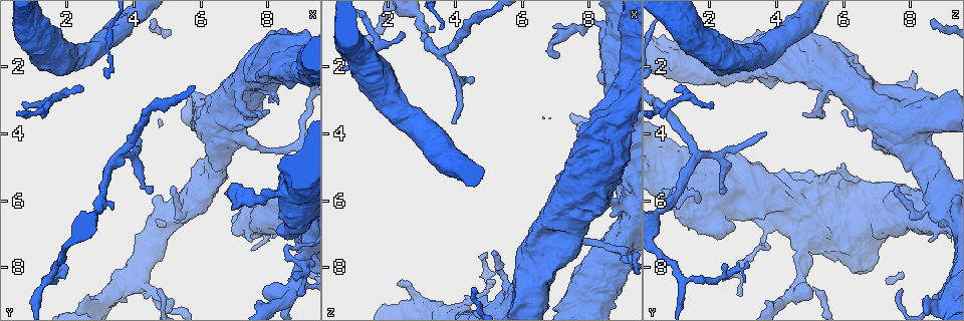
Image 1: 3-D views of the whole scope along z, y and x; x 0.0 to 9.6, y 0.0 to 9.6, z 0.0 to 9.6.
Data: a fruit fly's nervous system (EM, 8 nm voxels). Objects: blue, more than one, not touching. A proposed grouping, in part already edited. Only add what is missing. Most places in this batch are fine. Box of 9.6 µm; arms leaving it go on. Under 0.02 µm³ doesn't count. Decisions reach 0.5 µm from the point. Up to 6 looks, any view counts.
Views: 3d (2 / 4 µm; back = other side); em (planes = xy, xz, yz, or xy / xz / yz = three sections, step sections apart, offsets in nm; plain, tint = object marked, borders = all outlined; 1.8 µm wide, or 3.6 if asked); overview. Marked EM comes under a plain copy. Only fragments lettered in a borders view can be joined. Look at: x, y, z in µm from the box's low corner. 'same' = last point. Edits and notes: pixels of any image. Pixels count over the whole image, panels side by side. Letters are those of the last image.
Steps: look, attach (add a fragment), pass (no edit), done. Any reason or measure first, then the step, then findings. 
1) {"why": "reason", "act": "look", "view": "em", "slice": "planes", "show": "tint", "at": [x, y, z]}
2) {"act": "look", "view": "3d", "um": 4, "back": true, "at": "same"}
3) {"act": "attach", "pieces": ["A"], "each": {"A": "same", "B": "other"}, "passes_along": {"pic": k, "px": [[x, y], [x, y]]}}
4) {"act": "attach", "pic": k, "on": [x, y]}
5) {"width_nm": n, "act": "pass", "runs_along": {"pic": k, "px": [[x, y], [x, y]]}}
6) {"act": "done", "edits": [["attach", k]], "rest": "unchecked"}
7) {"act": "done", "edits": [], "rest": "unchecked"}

{"why": "tapers out", "act": "look", "view": "em", "slice": "planes", "show": "tint", "at": [3.95, 3.95, 3.75]}

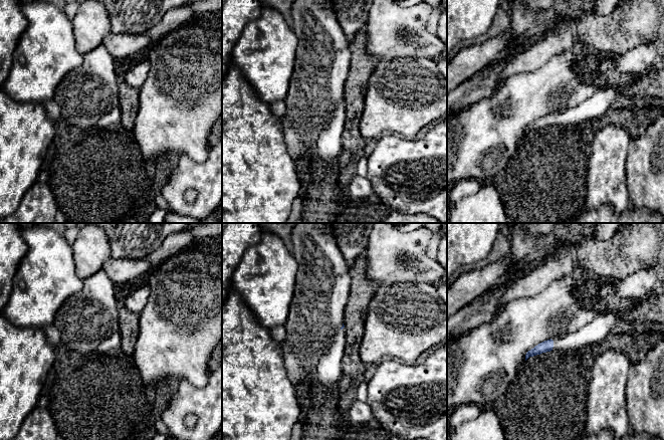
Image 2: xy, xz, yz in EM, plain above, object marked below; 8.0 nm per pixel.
{"act": "look", "view": "em", "slice": "planes", "show": "borders", "at": "same"}

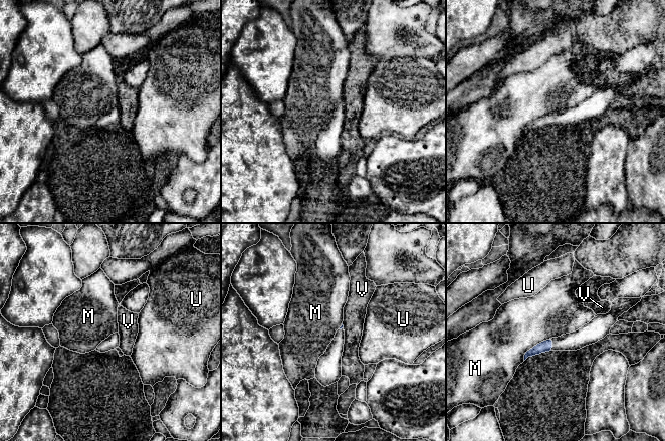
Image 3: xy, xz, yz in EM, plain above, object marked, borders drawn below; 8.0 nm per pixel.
{"longest_contact_nm": ["M", 280], "act": "pass", "each": {"M": "other", "U": "other", "V": "other"}, "found": "none of them fits"}

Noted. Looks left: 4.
{"why": "thin end", "act": "look", "view": "em", "slice": "xy", "step": 8, "show": "borders", "at": [2.50, 2.75, 0.95]}

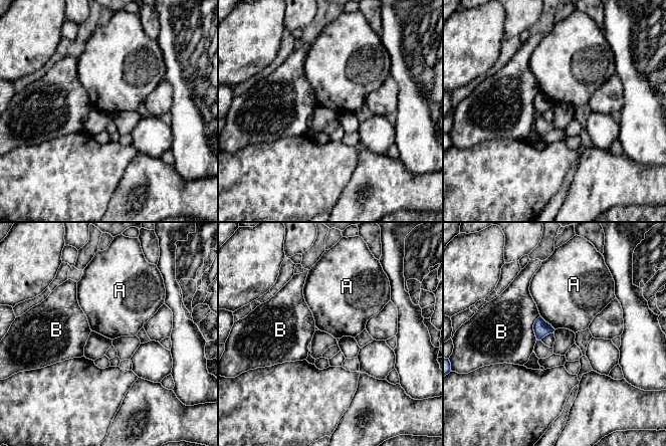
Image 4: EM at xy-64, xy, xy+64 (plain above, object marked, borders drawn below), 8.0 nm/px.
{"act": "look", "view": "em", "slice": "planes", "show": "borders", "at": "same"}

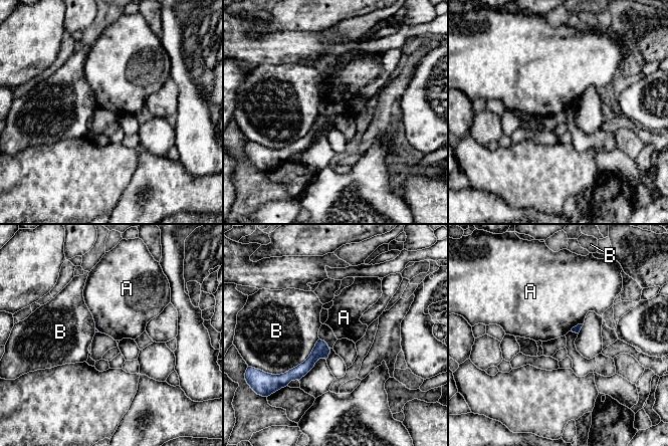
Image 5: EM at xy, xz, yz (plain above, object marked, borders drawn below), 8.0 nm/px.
{"act": "pass", "each": {"A": "other", "B": "other"}, "border": {"pic": 5, "px": [[583, 323], [578, 323], [571, 329]]}, "found": "no lettered fragment goes on from it"}

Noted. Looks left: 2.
{"why": "branch stops here", "act": "look", "view": "em", "slice": "planes", "show": "borders", "at": [1.85, 7.85, 3.05]}

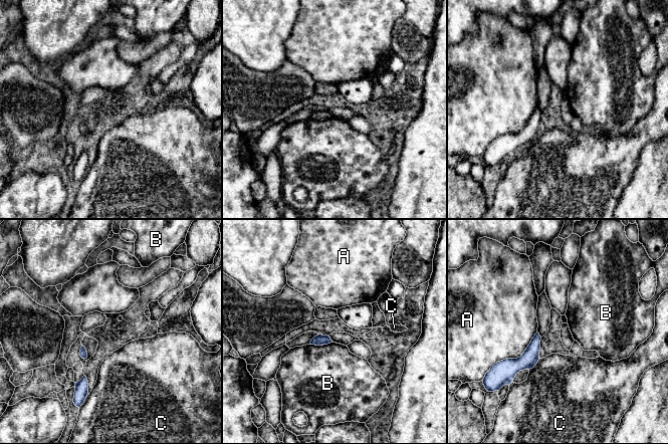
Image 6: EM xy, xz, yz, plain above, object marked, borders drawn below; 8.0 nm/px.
{"act": "pass", "each": {"A": "other", "B": "other", "C": "other"}, "border": {"pic": 6, "px": [[332, 342], [326, 345], [309, 344]]}, "found": "none of them fits"}

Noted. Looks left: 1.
{"act": "done", "edits": [], "rest": "unchecked"}

